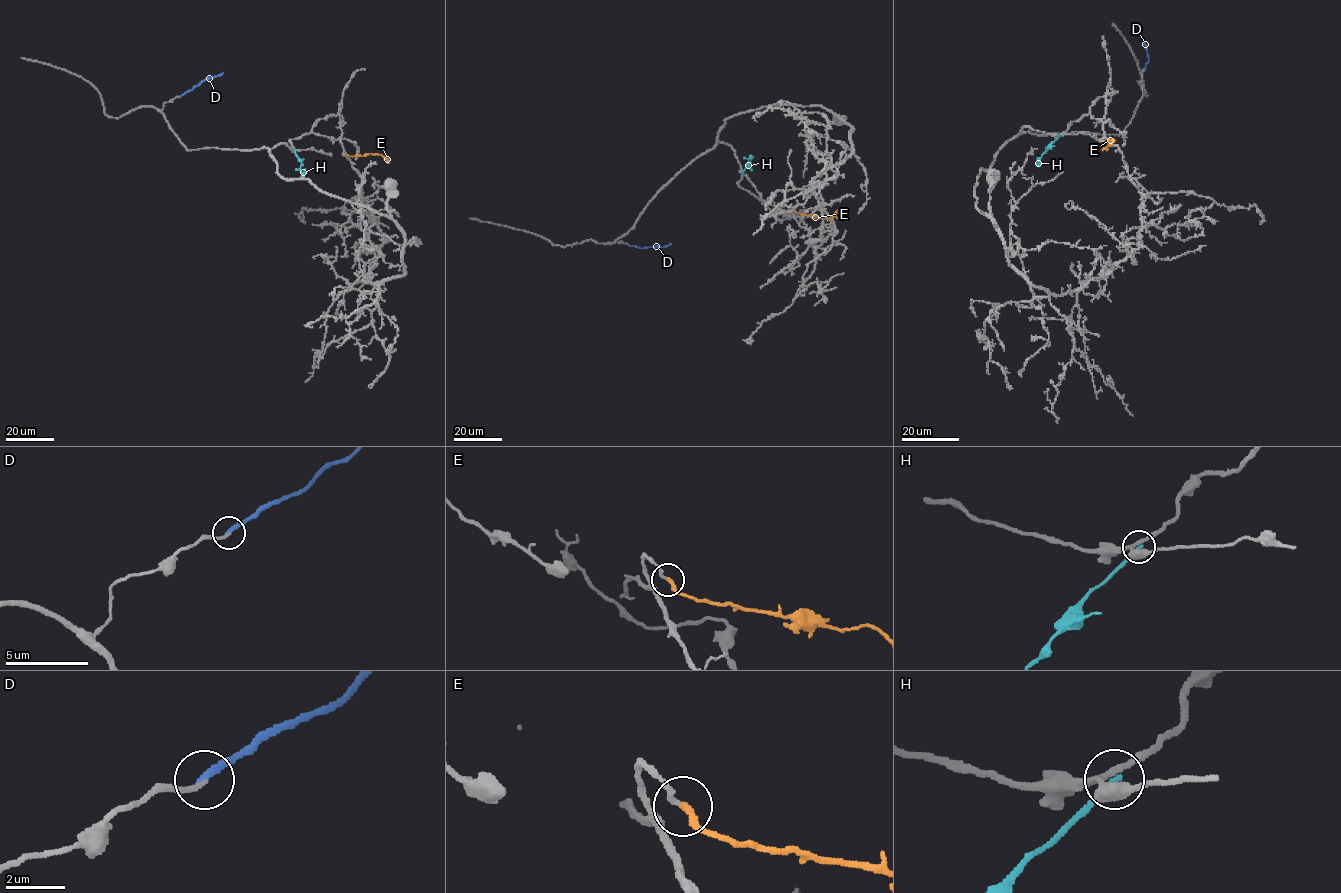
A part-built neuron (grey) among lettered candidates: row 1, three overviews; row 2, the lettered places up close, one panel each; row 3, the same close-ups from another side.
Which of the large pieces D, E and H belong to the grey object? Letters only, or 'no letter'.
E

